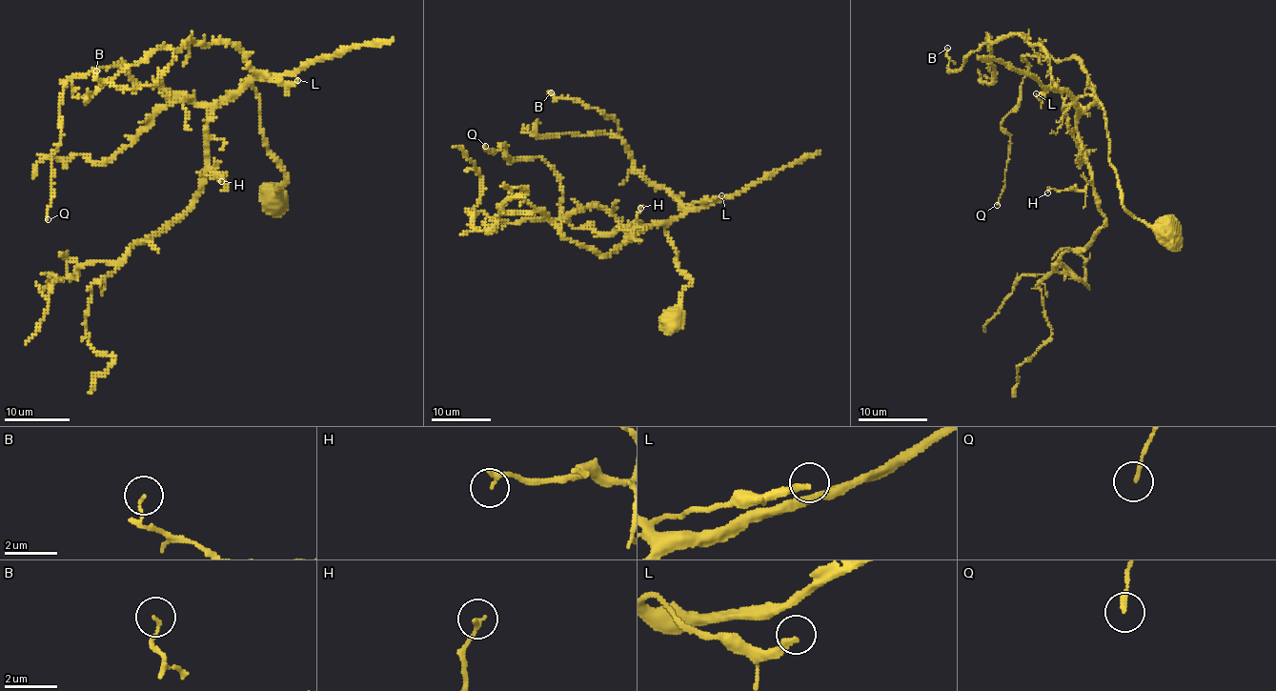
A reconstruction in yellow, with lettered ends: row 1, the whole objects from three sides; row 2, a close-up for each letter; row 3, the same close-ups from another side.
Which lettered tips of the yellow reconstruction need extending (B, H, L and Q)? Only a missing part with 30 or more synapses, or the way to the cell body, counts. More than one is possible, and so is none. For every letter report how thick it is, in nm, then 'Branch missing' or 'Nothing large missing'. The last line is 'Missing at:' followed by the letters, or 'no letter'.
B: Thickness 100 nm. Nothing large missing
H: Thickness 170 nm. Nothing large missing
L: Thickness 240 nm. Nothing large missing
Q: Thickness 140 nm. Nothing large missing
Missing at: no letter

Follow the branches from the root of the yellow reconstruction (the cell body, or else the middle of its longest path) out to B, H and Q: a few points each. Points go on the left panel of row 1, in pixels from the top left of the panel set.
B: (273, 199), (285, 169), (241, 83), (260, 76), (235, 47), (192, 38), (131, 89), (96, 71)
H: (273, 199), (287, 178), (285, 169), (262, 135), (259, 95), (244, 81), (208, 122), (208, 165), (221, 181)
Q: (273, 199), (287, 177), (255, 89), (195, 104), (122, 63), (66, 83), (48, 219)

